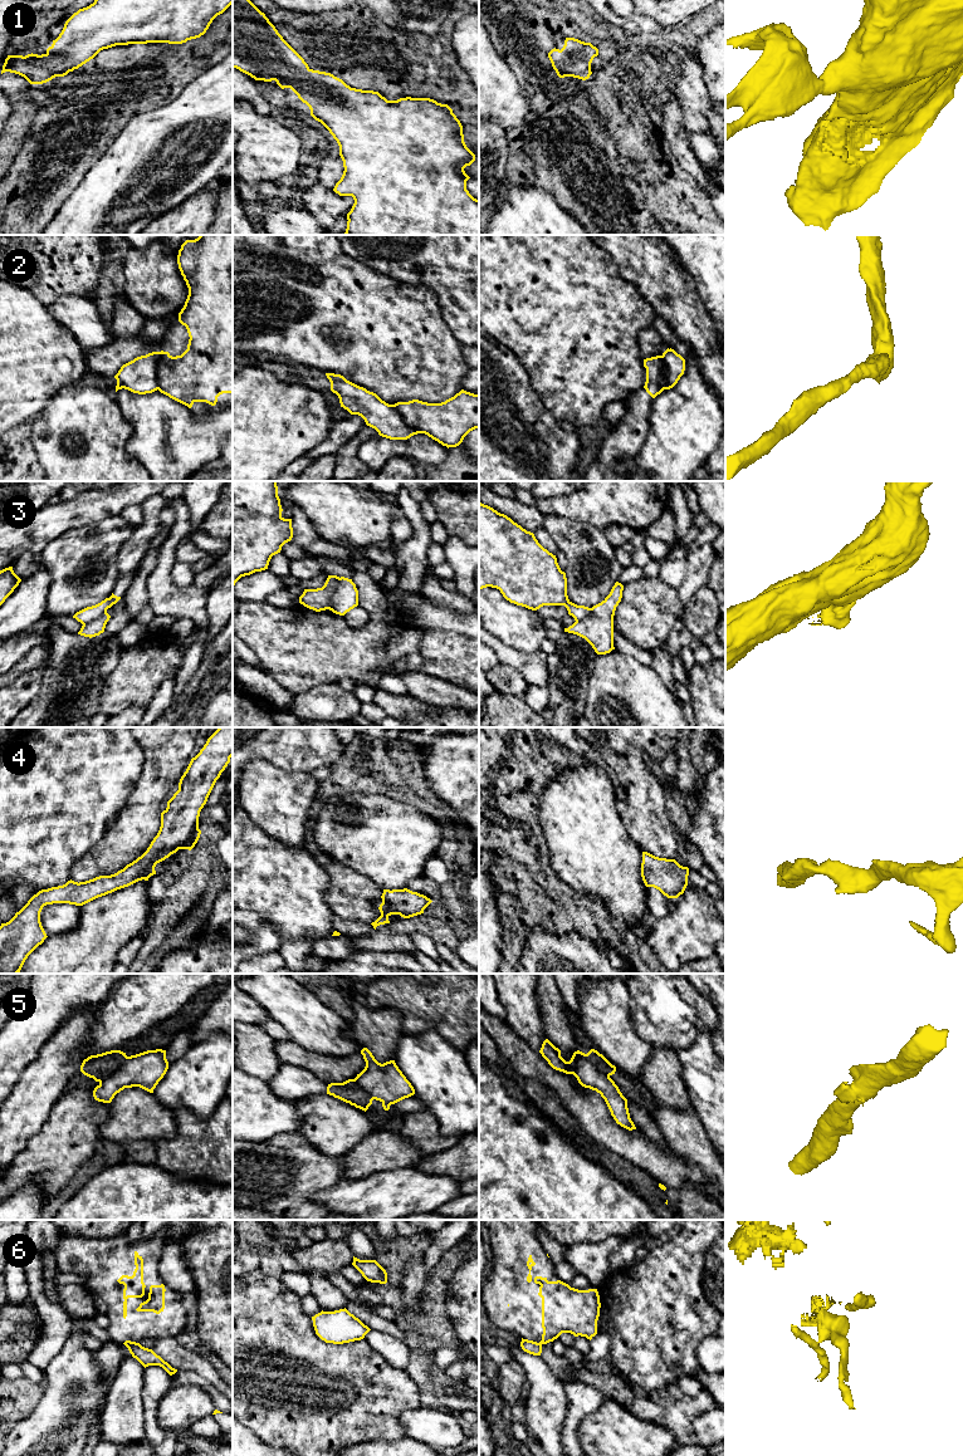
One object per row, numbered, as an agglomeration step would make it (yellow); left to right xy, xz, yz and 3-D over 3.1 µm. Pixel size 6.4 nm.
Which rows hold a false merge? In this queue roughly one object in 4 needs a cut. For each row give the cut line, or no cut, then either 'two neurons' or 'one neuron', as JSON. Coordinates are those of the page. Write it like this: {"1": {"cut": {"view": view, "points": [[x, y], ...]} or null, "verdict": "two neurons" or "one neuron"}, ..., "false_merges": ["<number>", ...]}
{"1": {"cut": null, "verdict": "one neuron"}, "2": {"cut": {"view": "xy", "points": [[165, 352], [157, 371], [157, 388]]}, "verdict": "two neurons"}, "3": {"cut": {"view": "xz", "points": [[340, 578], [331, 596], [330, 609]]}, "verdict": "two neurons"}, "4": {"cut": null, "verdict": "one neuron"}, "5": {"cut": {"view": "xy", "points": [[127, 1057], [118, 1068], [99, 1083]]}, "verdict": "two neurons"}, "6": {"cut": {"view": "xy", "points": [[125, 1343], [138, 1344]]}, "verdict": "two neurons"}, "false_merges": ["2", "3", "5", "6"]}

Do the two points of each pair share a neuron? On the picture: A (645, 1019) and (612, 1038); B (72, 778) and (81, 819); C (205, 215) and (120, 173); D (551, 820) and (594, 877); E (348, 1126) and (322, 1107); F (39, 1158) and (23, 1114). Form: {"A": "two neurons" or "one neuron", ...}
{"A": "two neurons", "B": "one neuron", "C": "two neurons", "D": "one neuron", "E": "one neuron", "F": "two neurons"}

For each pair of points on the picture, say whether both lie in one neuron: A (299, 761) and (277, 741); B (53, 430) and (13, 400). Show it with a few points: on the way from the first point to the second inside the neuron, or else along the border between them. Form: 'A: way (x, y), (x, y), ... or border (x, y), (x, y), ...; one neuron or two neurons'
A: way (294, 756), (282, 744); one neuron
B: border (54, 395), (32, 421); two neurons

